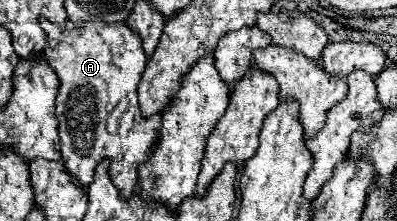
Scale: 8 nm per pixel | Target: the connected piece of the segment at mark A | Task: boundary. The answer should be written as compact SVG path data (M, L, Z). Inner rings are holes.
M41 19L41 29L47 33L43 53L59 79L55 115L59 119L61 155L67 171L73 173L81 185L89 185L97 163L109 157L111 181L117 183L121 195L131 195L139 183L137 167L149 159L161 131L161 113L145 117L137 99L137 83L147 63L147 55L141 51L141 37L137 31L129 31L127 21L89 21L69 29ZM121 99L129 99L129 107L121 117L121 131L111 135L107 131L107 117Z

